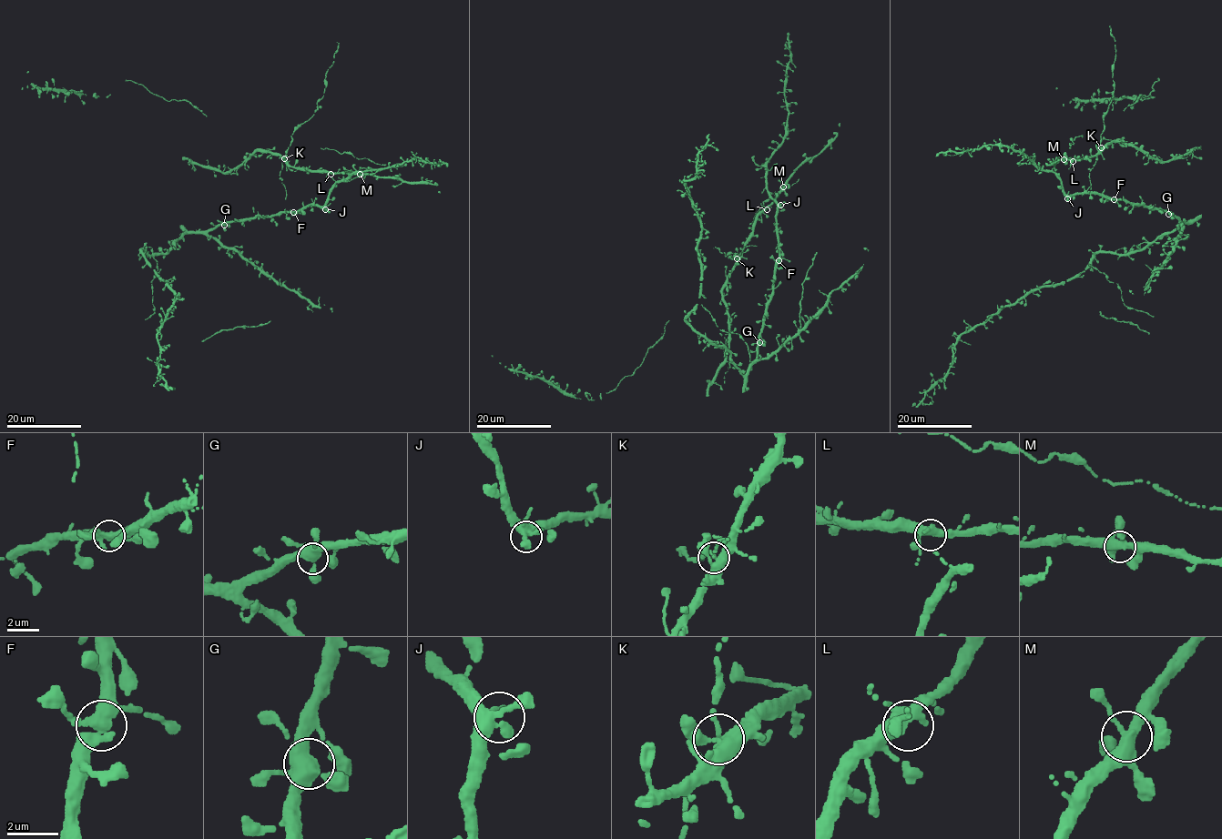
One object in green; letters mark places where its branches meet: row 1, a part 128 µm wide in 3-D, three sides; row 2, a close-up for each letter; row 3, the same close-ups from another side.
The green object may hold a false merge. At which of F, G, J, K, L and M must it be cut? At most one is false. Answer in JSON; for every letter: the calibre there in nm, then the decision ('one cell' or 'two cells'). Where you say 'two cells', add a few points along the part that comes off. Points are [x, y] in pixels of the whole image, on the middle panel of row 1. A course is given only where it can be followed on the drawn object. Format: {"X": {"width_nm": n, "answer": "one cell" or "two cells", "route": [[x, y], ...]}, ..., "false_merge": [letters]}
{"F": {"width_nm": 380, "answer": "one cell"}, "G": {"width_nm": 360, "answer": "one cell"}, "J": {"width_nm": 340, "answer": "one cell"}, "K": {"width_nm": 300, "answer": "one cell"}, "L": {"width_nm": 400, "answer": "one cell"}, "M": {"width_nm": 360, "answer": "one cell"}, "false_merge": []}

